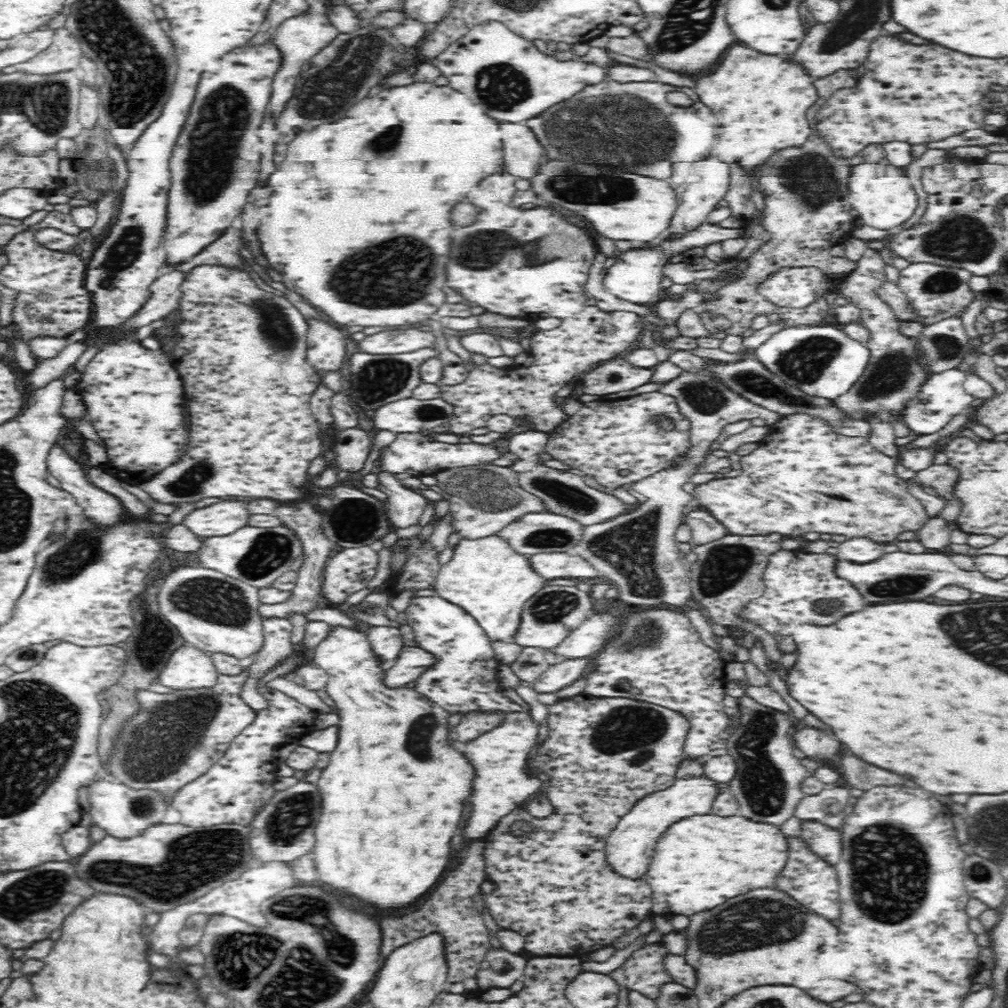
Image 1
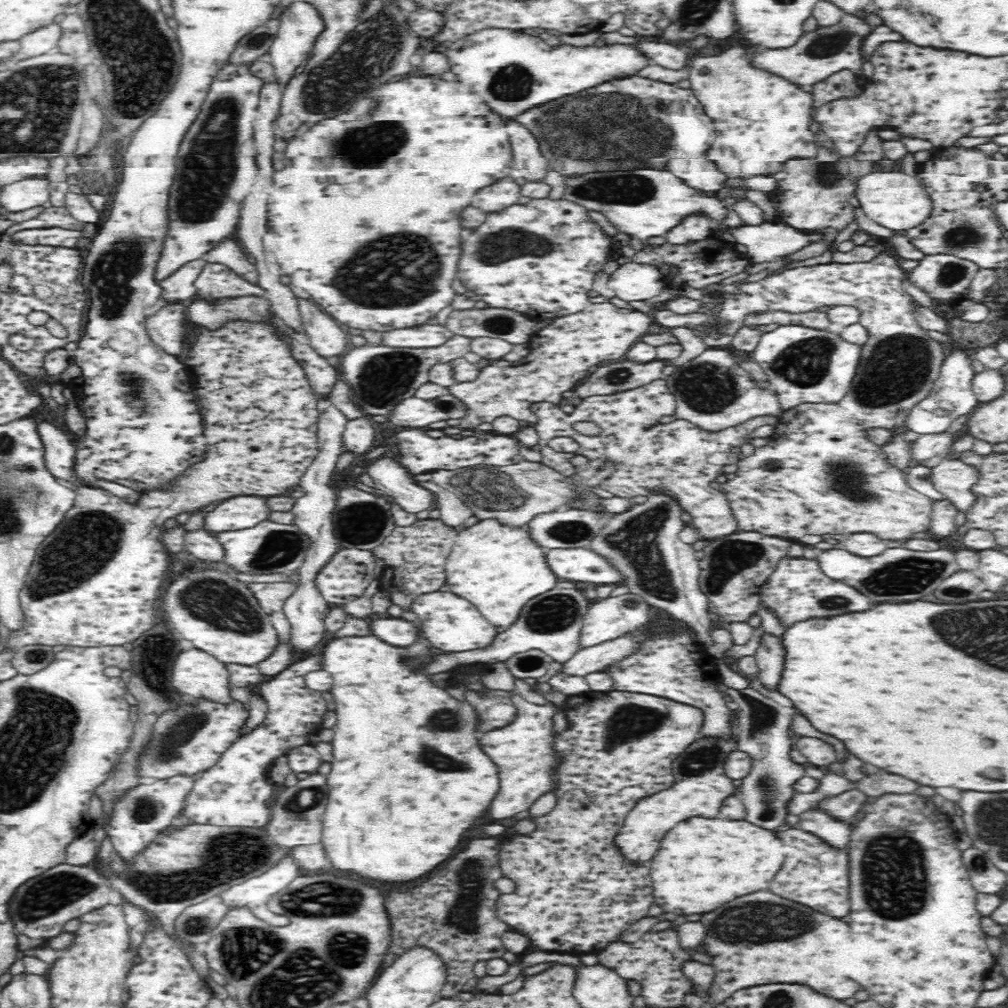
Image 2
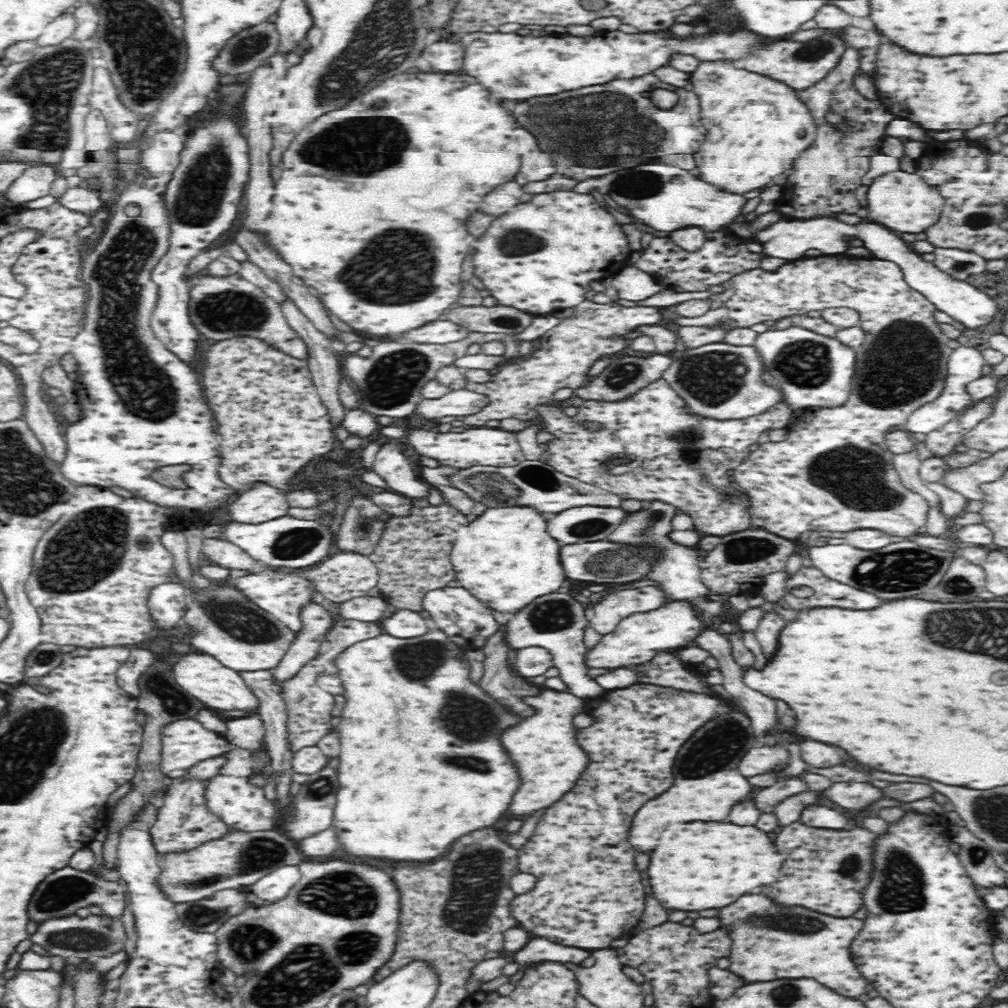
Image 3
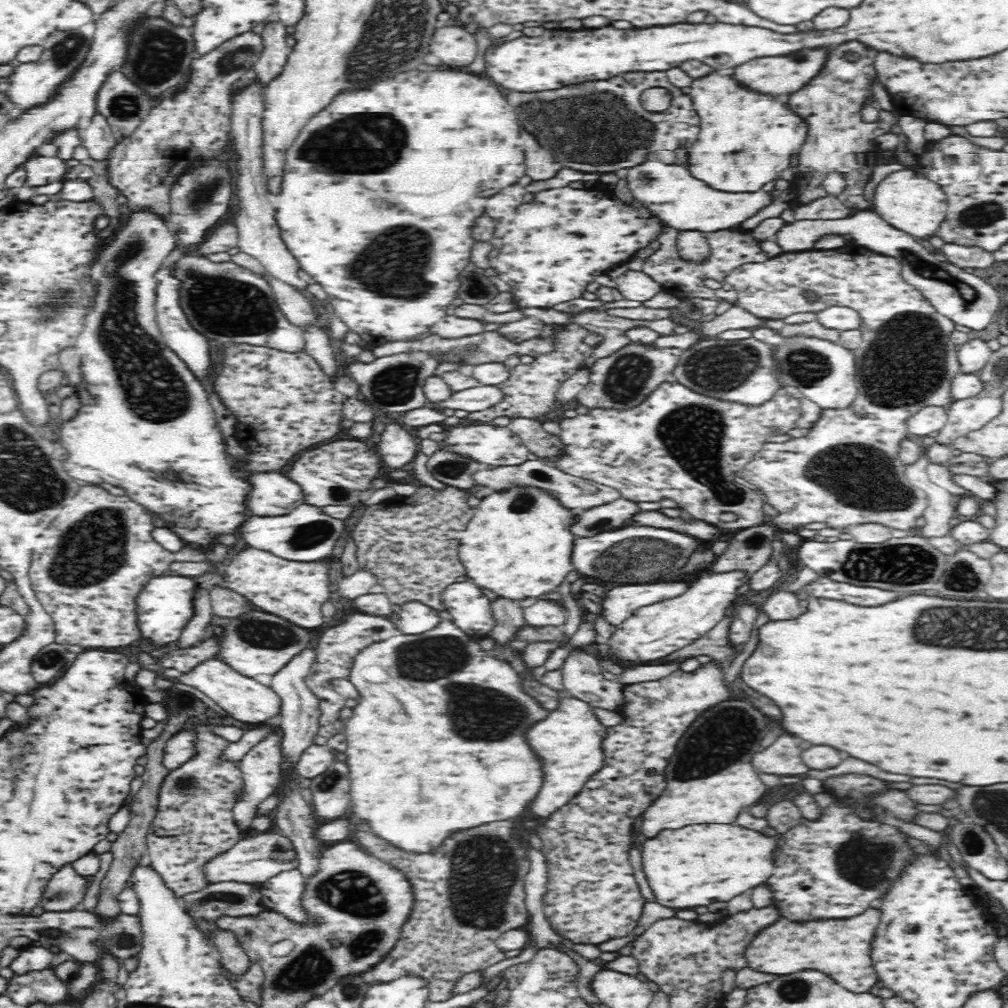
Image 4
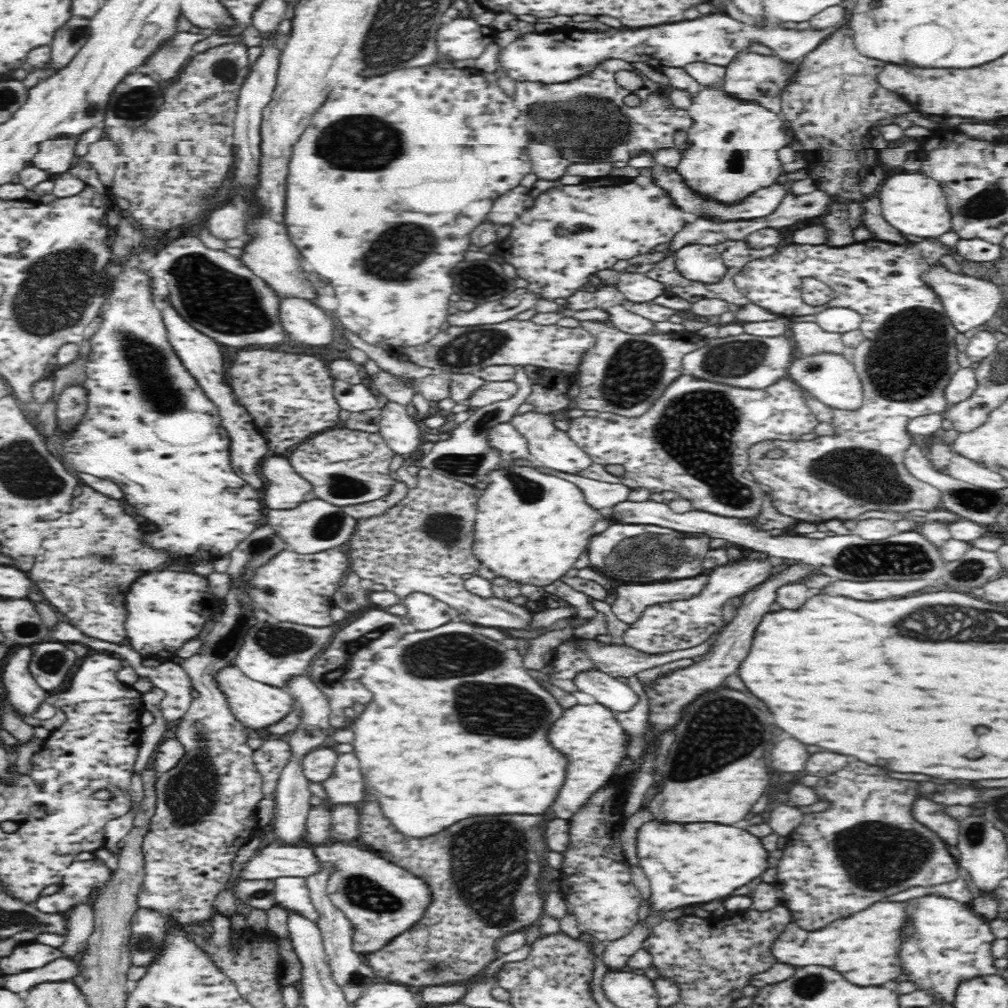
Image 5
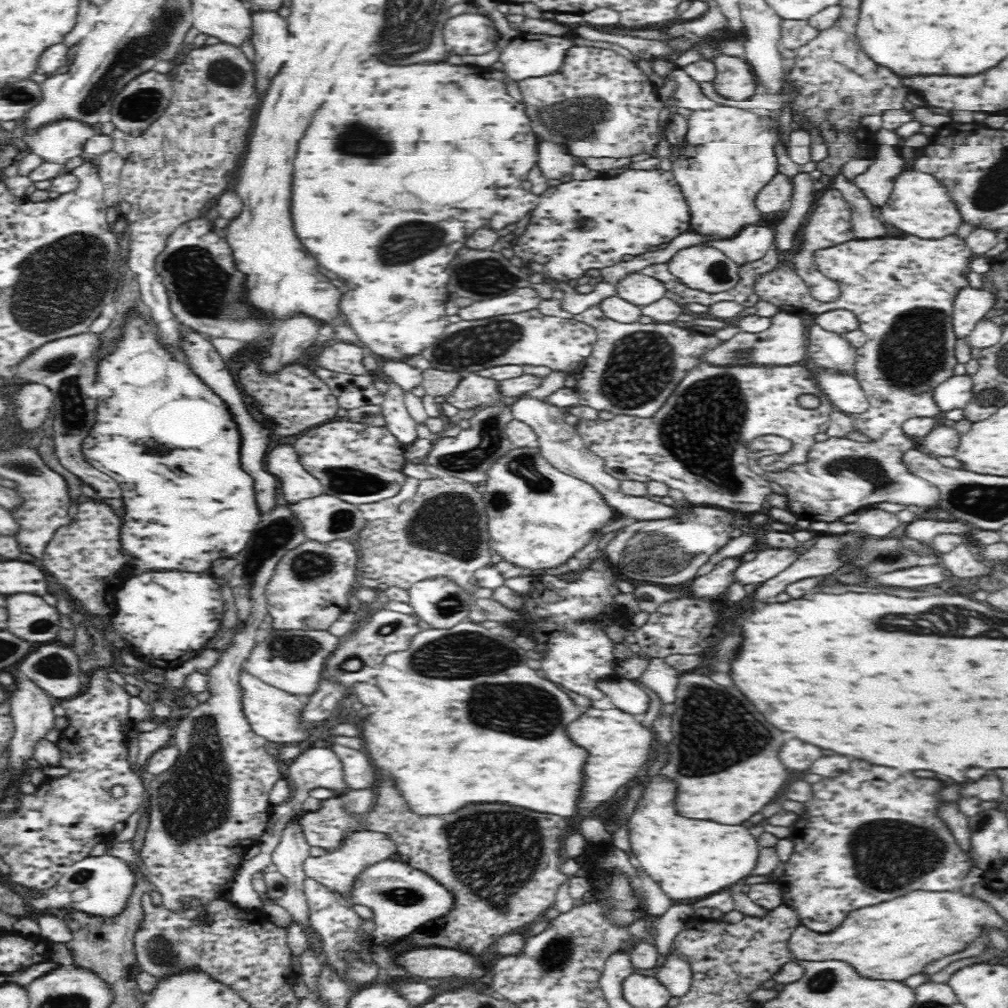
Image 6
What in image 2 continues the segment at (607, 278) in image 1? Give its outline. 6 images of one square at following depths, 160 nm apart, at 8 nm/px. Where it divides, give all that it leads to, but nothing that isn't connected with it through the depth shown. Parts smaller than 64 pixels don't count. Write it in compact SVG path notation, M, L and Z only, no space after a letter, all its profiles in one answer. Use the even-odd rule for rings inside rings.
M764 222L757 225L744 225L740 227L726 228L724 232L732 234L732 238L735 240L735 244L744 244L748 251L746 257L751 263L756 262L772 262L773 260L780 259L786 255L792 254L797 250L800 250L804 245L811 243L812 241L819 241L819 234L803 234L799 230L793 230L789 226L784 228L785 224L778 222ZM626 262L609 274L607 286L620 300L644 301L659 296L666 287L666 278L654 264Z

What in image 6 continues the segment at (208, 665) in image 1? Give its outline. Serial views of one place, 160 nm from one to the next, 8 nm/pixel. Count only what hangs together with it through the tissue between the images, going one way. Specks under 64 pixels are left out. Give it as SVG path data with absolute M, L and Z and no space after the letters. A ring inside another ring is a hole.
M246 671L237 674L237 684L242 691L241 711L257 735L263 736L272 745L296 744L310 736L310 729L299 722L303 697L270 686Z

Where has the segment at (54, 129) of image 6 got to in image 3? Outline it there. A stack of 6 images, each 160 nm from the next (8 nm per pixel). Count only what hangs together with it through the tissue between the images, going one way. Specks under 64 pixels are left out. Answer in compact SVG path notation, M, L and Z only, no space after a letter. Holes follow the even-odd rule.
M35 165L24 171L1 194L2 199L10 200L16 206L32 202L50 194L52 182L56 179L55 165Z

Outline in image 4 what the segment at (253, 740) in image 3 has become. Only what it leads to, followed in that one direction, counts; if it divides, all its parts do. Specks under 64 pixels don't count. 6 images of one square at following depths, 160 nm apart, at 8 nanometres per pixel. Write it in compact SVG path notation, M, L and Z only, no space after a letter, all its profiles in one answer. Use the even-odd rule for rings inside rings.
M266 733L265 737L250 748L242 760L238 762L238 768L240 773L242 773L242 781L244 781L244 791L246 792L245 800L242 803L234 804L231 812L238 831L249 831L249 824L254 814L256 814L259 804L277 792L282 780L280 778L282 758L280 738L274 736L274 733Z

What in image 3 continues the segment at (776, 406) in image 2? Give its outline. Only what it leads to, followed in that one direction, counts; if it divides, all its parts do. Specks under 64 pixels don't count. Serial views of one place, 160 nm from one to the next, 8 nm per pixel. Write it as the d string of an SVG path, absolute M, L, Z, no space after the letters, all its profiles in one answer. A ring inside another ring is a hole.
M724 342L706 344L694 350L686 350L672 354L673 362L664 372L663 379L668 386L676 392L690 413L710 420L746 420L750 416L758 416L762 412L770 410L781 402L780 390L767 385L761 378L764 374L764 364L760 363L760 357L756 355L754 346L732 346Z

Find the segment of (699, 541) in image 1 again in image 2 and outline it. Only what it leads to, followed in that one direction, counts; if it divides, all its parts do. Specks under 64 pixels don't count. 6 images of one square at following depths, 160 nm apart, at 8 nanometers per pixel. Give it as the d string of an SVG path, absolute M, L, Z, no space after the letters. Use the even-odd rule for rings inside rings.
M665 378L615 395L582 399L571 414L548 402L532 404L531 411L536 419L534 428L539 433L541 462L566 477L574 477L580 469L573 466L570 459L578 454L586 456L590 460L586 466L594 470L612 468L610 478L603 480L599 487L612 492L614 496L630 499L647 496L650 491L662 491L680 501L682 510L692 516L688 526L696 529L702 540L711 541L735 533L737 524L727 500L710 483L723 474L721 470L724 466L734 465L740 460L739 448L750 443L750 435L756 428L766 424L776 426L778 418L757 417L721 432L706 433L688 420L676 417L675 406L675 396L669 391ZM578 422L592 422L602 432L596 436L580 434L574 430ZM558 436L575 440L579 446L577 451L554 451L548 443Z

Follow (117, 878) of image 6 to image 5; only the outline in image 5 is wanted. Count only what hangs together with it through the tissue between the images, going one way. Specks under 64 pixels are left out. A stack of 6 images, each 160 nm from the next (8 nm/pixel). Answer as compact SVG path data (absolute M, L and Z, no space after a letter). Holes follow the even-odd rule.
M100 858L92 860L74 861L67 866L62 880L62 892L53 896L42 896L36 902L40 913L54 914L66 913L74 908L80 901L87 899L87 894L98 885L110 878L111 871Z

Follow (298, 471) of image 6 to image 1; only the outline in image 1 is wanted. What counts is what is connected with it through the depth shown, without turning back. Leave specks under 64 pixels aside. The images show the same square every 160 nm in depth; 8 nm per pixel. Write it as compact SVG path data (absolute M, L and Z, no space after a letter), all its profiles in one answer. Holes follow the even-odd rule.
M228 498L211 506L187 511L181 524L200 539L226 536L247 526L248 514L245 500Z

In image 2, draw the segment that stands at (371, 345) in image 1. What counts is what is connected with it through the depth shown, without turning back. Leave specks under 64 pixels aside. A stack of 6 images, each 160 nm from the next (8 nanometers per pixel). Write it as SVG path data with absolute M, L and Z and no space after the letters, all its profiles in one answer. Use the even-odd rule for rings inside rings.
M426 323L412 329L396 329L383 333L380 344L392 348L428 348L440 346L452 336L446 326Z

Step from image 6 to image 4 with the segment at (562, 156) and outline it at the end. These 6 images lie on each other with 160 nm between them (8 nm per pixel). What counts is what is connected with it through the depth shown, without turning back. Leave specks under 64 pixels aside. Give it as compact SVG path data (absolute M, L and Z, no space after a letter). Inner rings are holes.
M520 130L520 140L524 156L526 156L526 176L530 176L532 180L544 180L544 178L552 178L562 166L558 162L554 162L552 154L544 148L540 148L534 140L534 136L530 136L526 130Z

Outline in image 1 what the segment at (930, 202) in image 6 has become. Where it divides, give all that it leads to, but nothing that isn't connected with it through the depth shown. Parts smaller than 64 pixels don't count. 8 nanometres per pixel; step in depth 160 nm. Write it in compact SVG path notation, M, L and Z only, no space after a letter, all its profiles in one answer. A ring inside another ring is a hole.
M883 161L853 165L849 172L846 184L849 189L849 206L858 212L857 217L866 226L889 230L895 226L900 227L914 214L918 206L917 196L905 170Z

